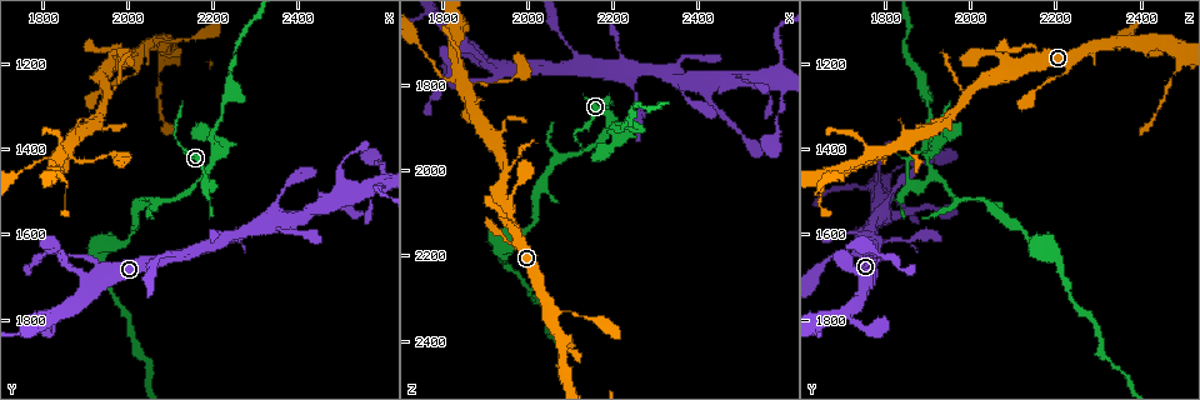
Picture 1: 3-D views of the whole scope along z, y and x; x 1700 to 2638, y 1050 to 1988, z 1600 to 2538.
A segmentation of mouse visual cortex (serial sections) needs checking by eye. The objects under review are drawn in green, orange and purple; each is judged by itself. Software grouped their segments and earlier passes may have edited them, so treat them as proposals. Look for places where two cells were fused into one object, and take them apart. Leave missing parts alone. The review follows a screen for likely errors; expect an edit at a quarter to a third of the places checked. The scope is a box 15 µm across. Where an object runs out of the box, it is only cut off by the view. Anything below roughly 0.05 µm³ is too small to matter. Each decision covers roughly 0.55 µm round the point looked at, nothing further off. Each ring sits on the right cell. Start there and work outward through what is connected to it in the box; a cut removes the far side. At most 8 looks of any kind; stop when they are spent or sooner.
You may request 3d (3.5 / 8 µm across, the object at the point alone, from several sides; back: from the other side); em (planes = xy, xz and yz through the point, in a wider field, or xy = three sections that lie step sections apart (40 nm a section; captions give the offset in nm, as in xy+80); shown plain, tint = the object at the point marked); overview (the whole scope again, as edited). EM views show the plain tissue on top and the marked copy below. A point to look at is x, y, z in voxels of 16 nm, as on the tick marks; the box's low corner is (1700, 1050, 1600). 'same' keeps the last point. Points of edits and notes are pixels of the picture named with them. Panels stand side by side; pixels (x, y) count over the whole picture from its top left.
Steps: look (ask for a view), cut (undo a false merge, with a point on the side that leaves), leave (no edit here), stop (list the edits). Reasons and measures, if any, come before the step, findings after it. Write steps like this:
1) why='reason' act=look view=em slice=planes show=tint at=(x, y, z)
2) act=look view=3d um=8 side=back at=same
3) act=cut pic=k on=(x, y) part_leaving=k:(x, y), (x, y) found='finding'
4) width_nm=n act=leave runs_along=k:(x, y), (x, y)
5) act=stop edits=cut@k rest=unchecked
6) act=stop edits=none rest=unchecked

why='abrupt turn' act=look view=3d um=3.5 at=(1985, 1160, 2140)

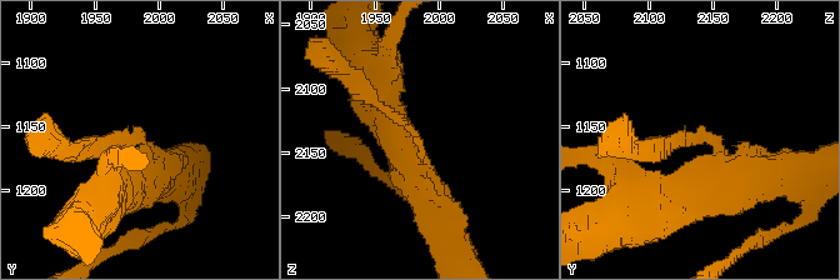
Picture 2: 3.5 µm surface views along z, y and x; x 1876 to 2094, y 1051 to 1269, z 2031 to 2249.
arm_widths_nm=150,500 why='shape alone is not enough' act=look view=em slice=xy step=3 show=tint at=(1984, 1158, 2138)

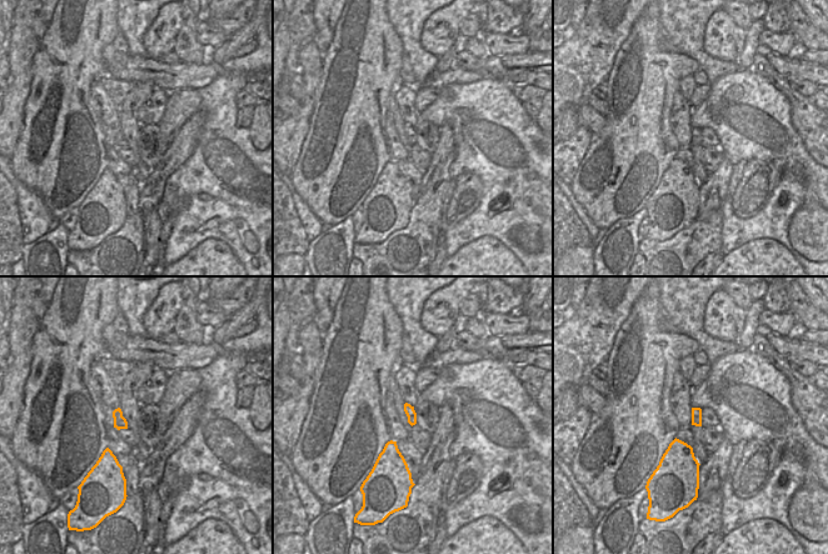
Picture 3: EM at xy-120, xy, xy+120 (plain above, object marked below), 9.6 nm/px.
act=leave runs_along=2:(421, 189), (421, 141), (353, 84) found='all the same cell'

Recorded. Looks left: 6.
why='a fork' act=look view=3d um=3.5 at=(1945, 1265, 1995)

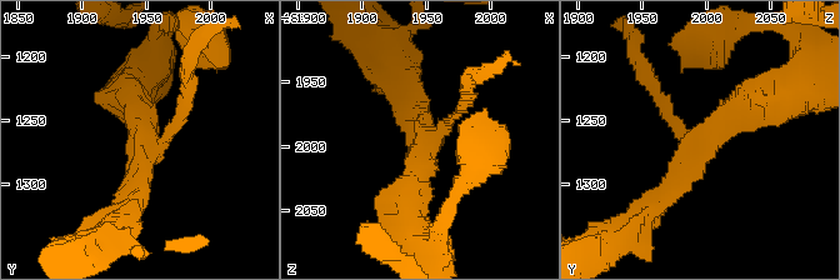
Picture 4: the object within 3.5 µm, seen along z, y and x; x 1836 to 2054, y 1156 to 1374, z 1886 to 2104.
arms=3 arm_widths_nm=150,250,400 act=look view=em slice=xy step=1 show=tint at=(1950, 1268, 1998)

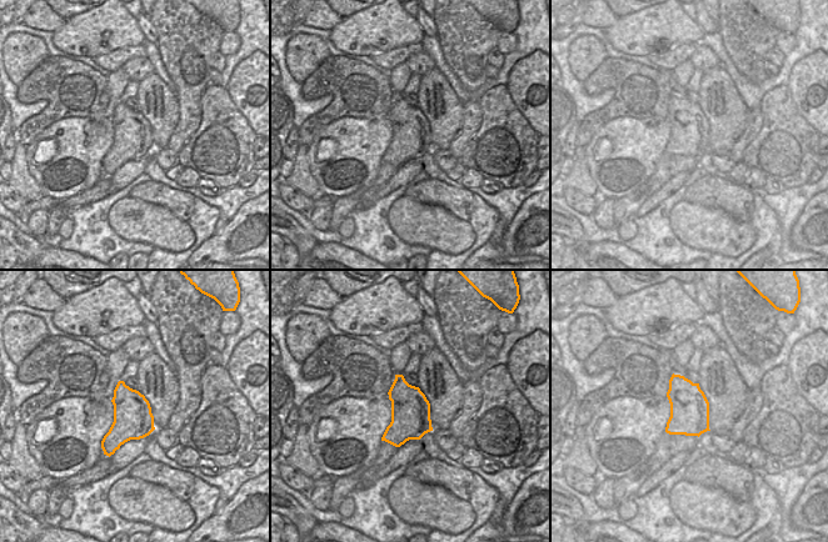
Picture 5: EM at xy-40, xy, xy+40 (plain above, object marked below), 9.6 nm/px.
act=leave runs_along=4:(765, 96), (714, 131), (653, 208) found='one cell here'

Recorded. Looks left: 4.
why='arms part here' act=look view=3d um=8 at=(2110, 1650, 1765)

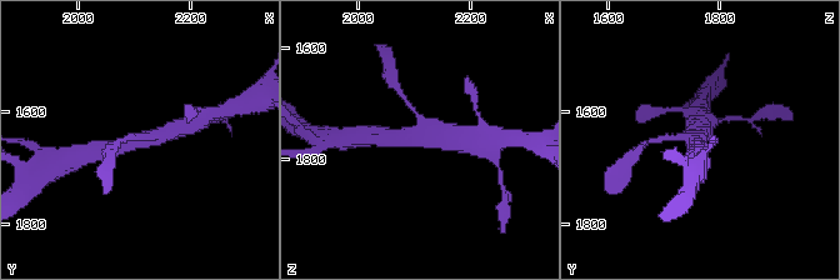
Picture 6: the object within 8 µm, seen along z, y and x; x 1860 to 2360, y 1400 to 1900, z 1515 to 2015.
act=look view=3d um=3.5 side=back at=(2120, 1655, 1760)

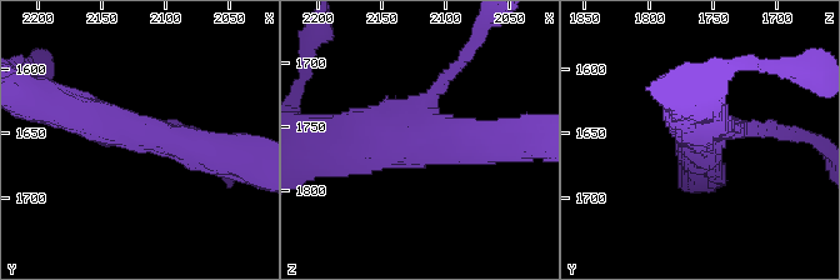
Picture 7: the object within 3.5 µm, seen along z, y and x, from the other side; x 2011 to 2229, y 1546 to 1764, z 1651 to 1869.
act=look view=em slice=xy step=1 show=tint at=(2116, 1650, 1758)

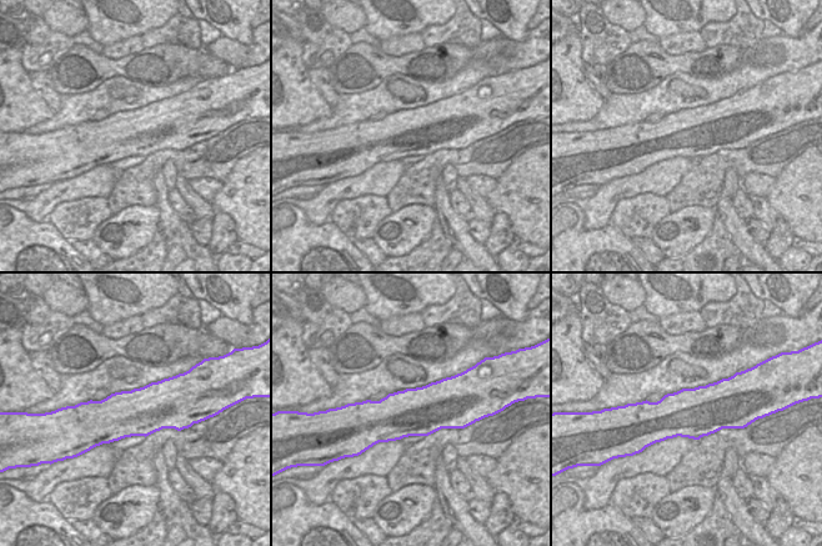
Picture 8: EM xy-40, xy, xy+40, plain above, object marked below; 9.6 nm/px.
act=leave runs_along=7:(226, 154), (110, 128), (69, 108) found='continuous, no second cell'

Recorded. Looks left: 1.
act=stop edits=none rest=unchecked

